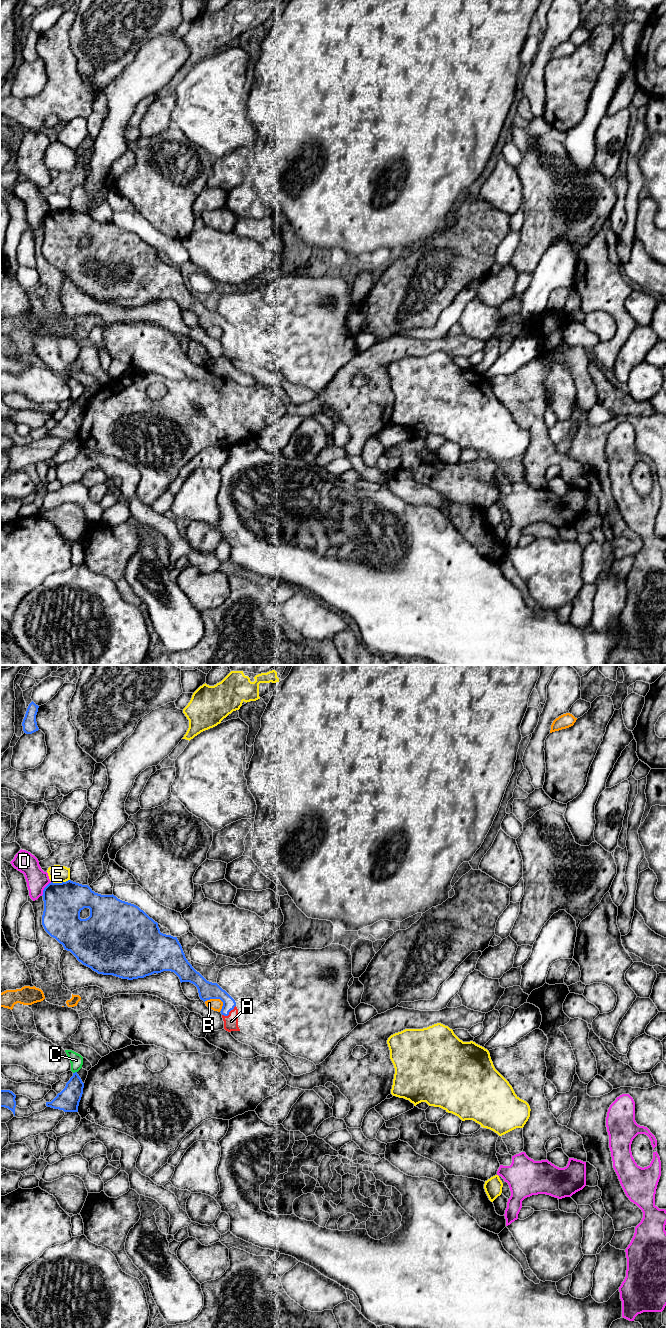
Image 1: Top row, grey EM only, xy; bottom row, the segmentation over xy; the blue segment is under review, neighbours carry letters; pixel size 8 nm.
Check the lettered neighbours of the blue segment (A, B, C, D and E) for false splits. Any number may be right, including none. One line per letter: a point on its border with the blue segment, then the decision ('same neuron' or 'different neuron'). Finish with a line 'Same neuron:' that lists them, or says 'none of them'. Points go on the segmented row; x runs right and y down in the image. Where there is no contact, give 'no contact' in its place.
A: contact xy (228, 1013); same neuron
B: contact xy (215, 998); different neuron
C: contact xy (75, 1072); different neuron
D: contact xy (44, 888); different neuron
E: contact xy (60, 883); different neuron
Same neuron: A

